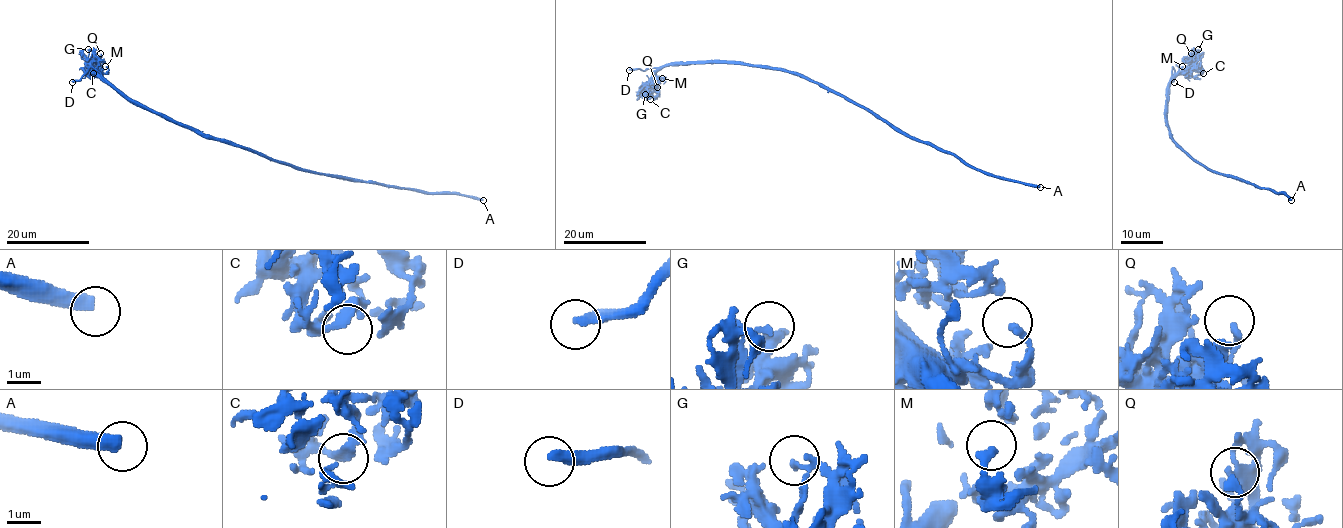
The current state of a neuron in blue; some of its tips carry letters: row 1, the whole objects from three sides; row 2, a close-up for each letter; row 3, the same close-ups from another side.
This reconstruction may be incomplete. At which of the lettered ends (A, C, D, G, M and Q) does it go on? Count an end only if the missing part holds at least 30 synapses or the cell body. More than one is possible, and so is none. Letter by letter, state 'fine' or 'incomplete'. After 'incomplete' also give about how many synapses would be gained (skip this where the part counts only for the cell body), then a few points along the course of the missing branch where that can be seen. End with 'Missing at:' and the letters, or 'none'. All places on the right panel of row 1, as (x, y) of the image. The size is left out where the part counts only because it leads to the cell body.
A: fine
C: fine
D: incomplete; missing branch runs (1174, 82), (1219, 71), (1228, 72), (1234, 82), (1226, 84), (1195, 54), (1177, 50)
G: fine
M: fine
Q: fine
Missing at: D

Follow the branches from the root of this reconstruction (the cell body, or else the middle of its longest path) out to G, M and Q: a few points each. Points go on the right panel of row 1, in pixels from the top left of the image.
G: (1195, 159), (1170, 135), (1167, 91), (1198, 49)
M: (1195, 159), (1171, 137), (1167, 122), (1168, 84), (1178, 72), (1181, 73), (1182, 66)
Q: (1195, 159), (1171, 137), (1167, 122), (1168, 84), (1178, 72), (1184, 72), (1193, 64), (1191, 53)

